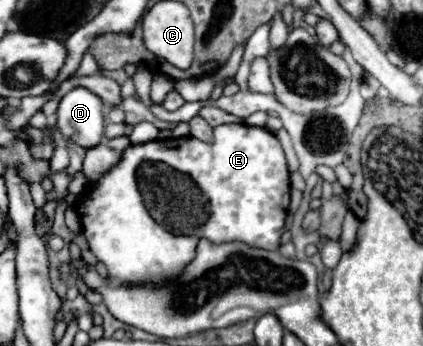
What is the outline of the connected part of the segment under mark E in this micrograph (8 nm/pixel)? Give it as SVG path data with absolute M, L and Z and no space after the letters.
M220 124L214 128L214 142L206 144L198 138L186 136L186 138L166 138L166 140L152 140L152 142L144 142L144 144L130 144L124 154L120 156L120 162L116 162L116 166L112 166L112 170L108 170L108 174L102 174L96 182L92 182L92 188L88 192L88 196L84 196L78 204L76 204L76 212L82 220L82 234L88 240L90 250L96 254L96 258L100 262L106 264L108 274L120 282L126 284L150 284L150 282L162 282L168 278L174 278L182 272L182 268L194 258L194 250L196 250L196 242L200 238L208 238L210 242L232 242L232 240L240 240L248 246L256 246L256 248L266 248L266 250L278 250L280 246L280 236L282 236L282 228L284 228L284 218L288 214L288 204L290 204L290 178L288 178L288 166L286 166L286 156L284 150L278 142L278 138L268 132L266 128L256 128L256 126L248 126L248 124Z

